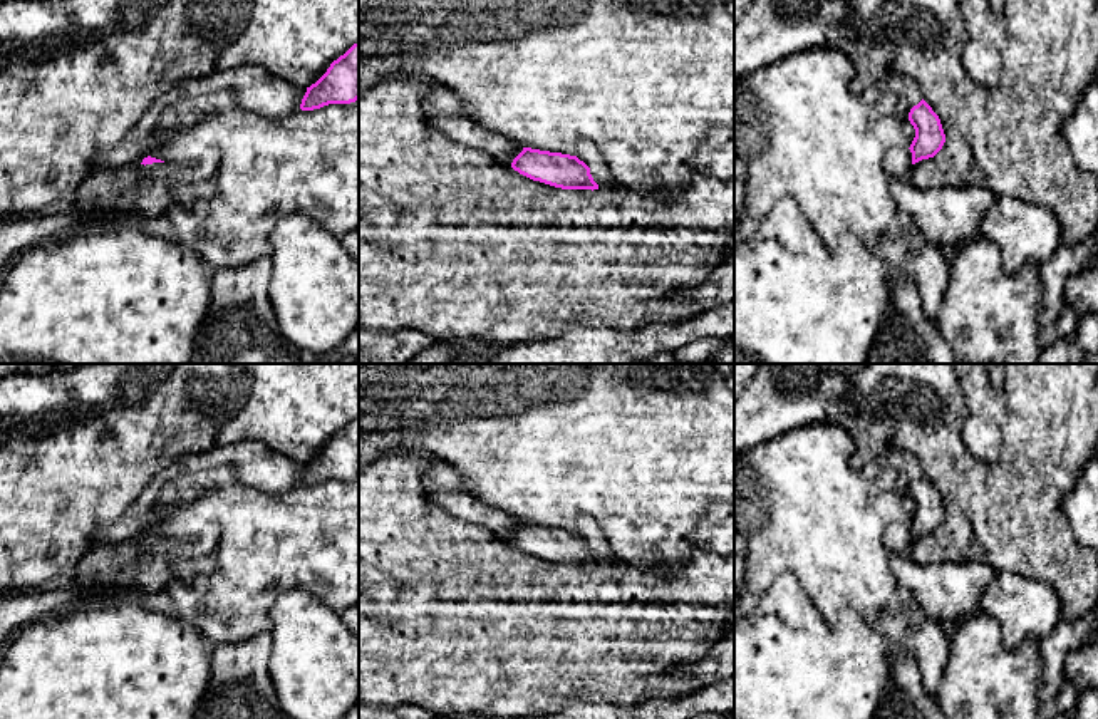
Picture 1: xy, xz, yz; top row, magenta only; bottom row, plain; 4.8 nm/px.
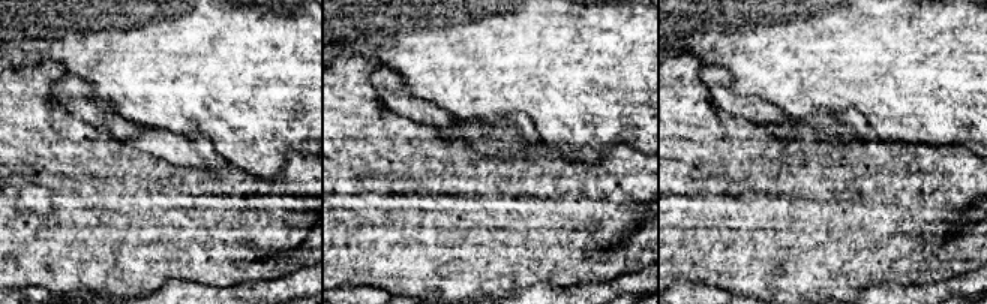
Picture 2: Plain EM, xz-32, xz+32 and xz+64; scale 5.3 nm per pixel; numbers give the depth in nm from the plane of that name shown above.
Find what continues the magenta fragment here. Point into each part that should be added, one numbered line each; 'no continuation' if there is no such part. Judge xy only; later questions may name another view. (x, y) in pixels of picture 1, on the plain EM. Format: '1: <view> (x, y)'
1: xy (138, 567)

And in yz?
1: yz (897, 538)

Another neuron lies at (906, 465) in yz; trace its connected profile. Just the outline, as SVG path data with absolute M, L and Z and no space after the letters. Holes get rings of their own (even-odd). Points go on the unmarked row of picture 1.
M893 449L883 454L885 466L890 466L897 473L895 489L900 494L909 494L909 488L914 481L917 481L924 473L919 464L919 459L900 449Z

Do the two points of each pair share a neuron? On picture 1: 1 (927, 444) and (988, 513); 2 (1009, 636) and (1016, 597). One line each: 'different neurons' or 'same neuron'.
1: same neuron
2: same neuron

